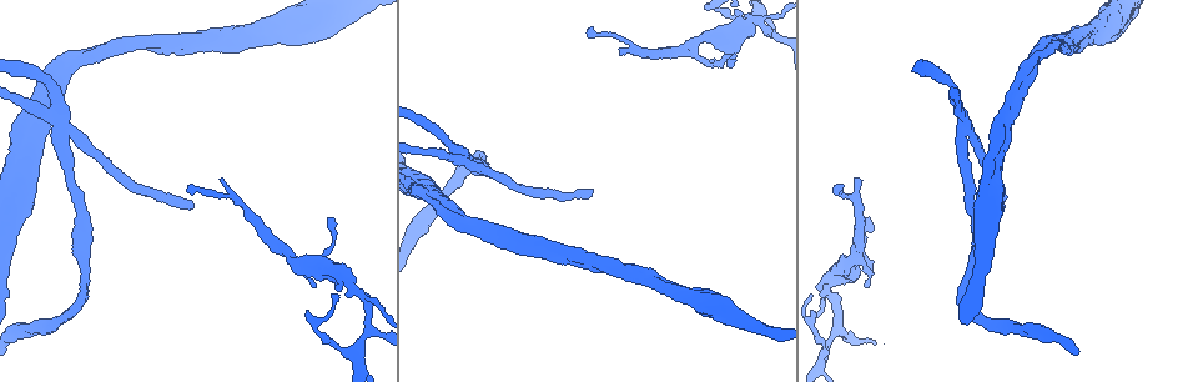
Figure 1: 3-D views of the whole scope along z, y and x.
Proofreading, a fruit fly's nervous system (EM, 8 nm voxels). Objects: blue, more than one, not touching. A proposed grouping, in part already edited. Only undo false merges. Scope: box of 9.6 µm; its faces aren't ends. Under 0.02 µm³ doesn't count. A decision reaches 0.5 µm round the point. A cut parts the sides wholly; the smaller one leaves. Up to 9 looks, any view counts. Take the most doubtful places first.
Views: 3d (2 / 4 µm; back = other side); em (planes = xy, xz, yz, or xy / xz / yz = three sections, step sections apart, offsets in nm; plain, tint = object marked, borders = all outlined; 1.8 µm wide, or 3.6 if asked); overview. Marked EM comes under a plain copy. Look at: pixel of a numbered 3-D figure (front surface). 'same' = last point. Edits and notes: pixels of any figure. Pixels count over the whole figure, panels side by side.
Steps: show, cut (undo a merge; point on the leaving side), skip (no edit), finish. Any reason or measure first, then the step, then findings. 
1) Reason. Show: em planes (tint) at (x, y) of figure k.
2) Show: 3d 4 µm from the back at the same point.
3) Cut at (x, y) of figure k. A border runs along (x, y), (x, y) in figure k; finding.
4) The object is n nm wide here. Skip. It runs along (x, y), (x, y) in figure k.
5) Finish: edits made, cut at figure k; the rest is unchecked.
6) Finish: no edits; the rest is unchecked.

Looks like a crossing. Show: em planes (tint) at (458, 156) of figure 1.

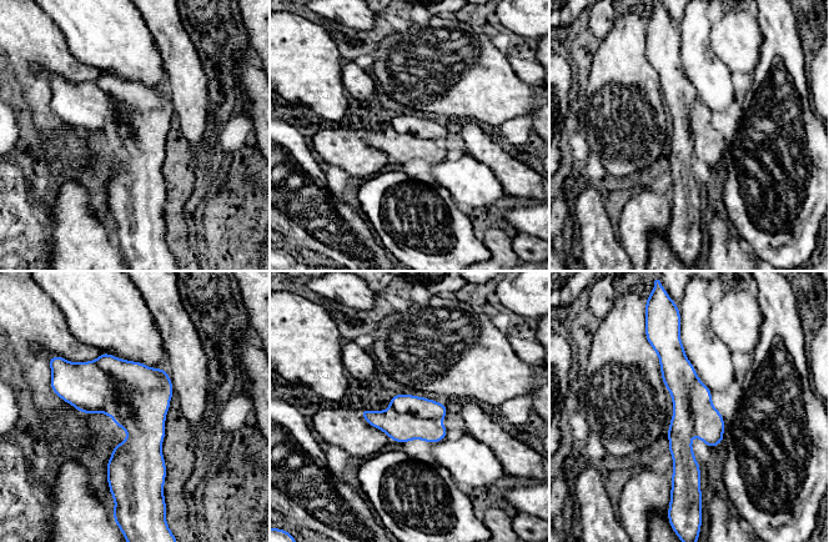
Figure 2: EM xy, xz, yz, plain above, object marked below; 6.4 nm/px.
Cut at (90, 390) of figure 2. A second neuron is stuck on.

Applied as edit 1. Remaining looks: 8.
Thin arm on a thick one. Show: 3d 4 µm at (758, 25) of figure 1.

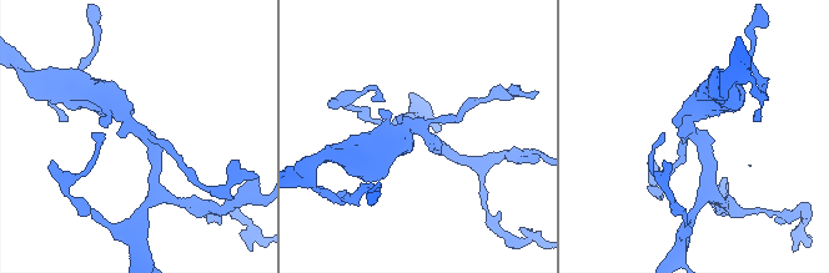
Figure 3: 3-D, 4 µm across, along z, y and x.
3 arms meet here; shape alone is not enough. Show: em xz step 8 (tint) at (694, 136) of figure 3.

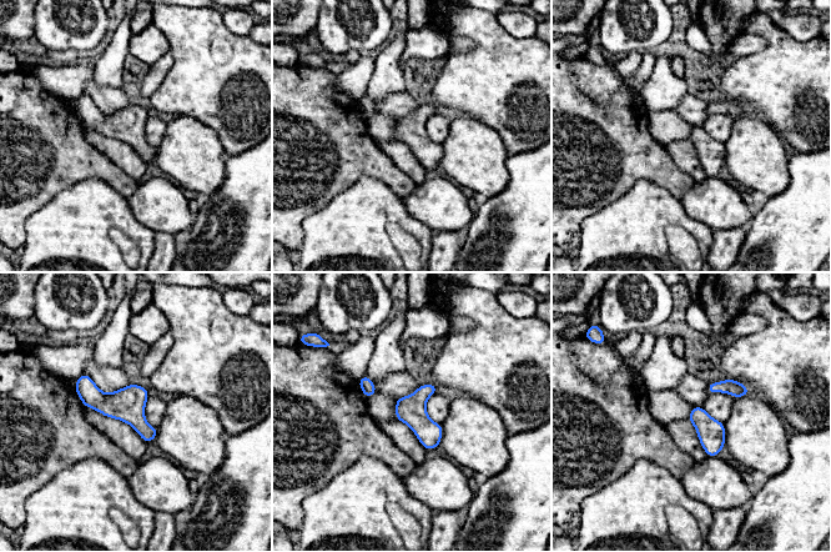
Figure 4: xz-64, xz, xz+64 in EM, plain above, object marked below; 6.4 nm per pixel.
Cut it another way. Show: em planes (tint) at the same point.

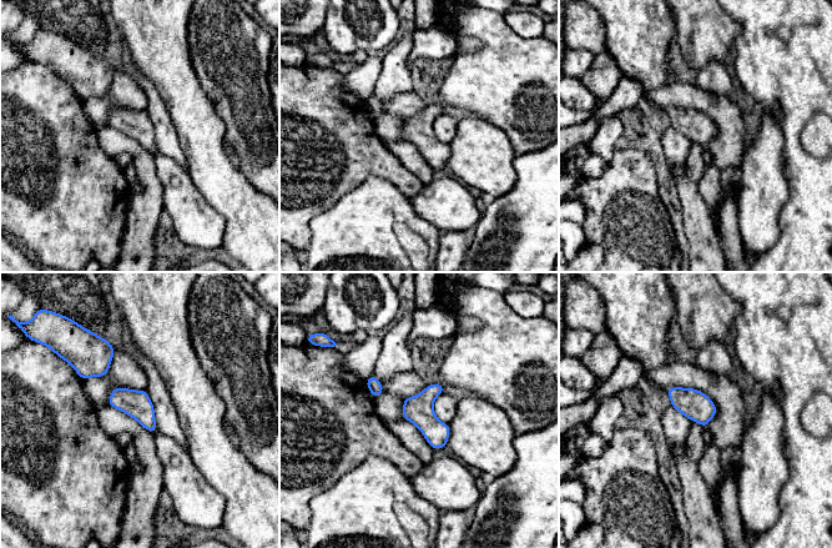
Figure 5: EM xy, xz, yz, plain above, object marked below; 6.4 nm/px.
The object is 180 nm wide here. Skip. One neuron here.

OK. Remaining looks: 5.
Redraw. Show: overview.

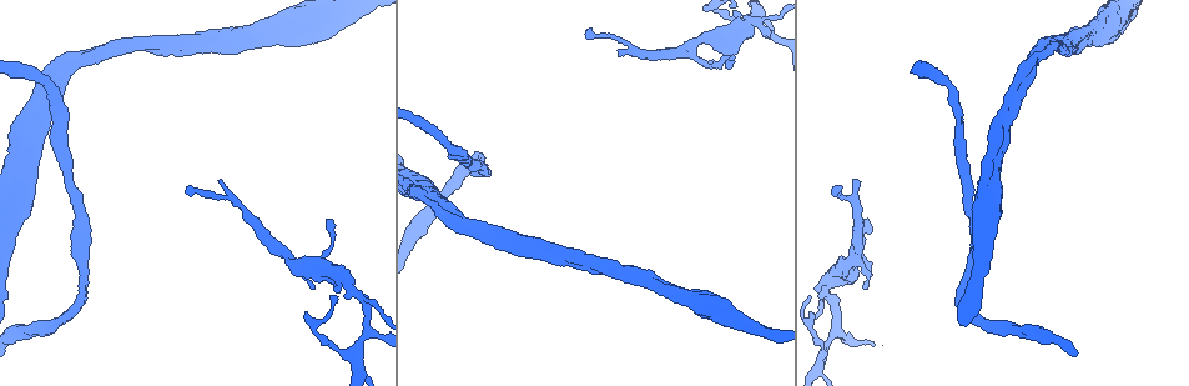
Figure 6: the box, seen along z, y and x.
Sharp bend. Show: 3d 4 µm at (473, 156) of figure 6.

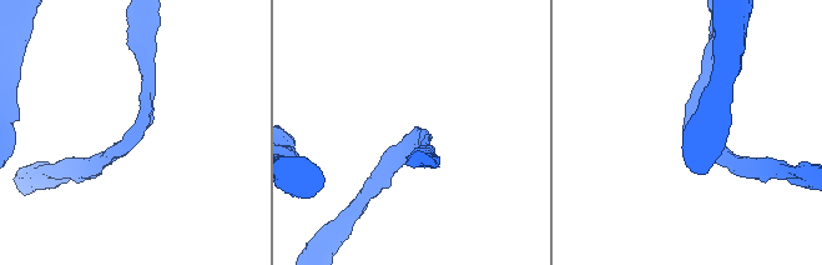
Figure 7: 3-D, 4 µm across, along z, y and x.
The arms are 190, 240 nm wide. Show: em planes (tint) at (406, 141) of figure 7.

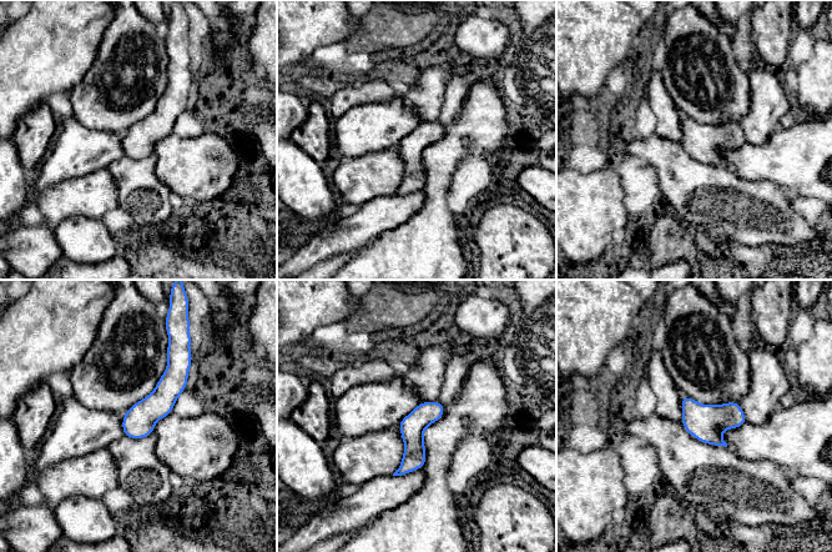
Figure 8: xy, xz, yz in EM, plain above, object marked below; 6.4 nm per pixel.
Skip. It runs along (176, 356), (174, 382), (126, 432) in figure 8; one neuron here.

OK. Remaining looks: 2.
Finish: edits made, cut at figure 2; the rest is unchecked.

